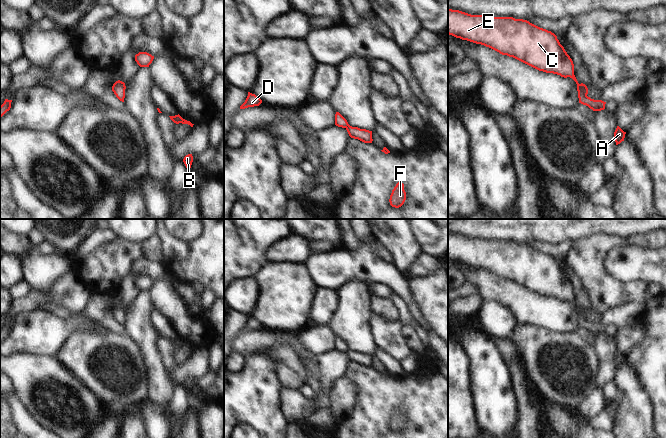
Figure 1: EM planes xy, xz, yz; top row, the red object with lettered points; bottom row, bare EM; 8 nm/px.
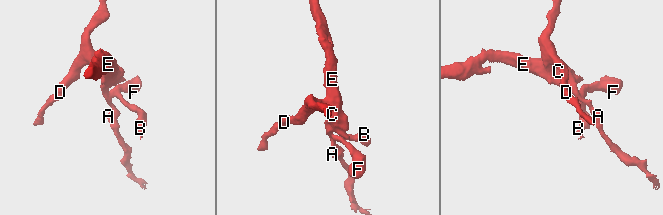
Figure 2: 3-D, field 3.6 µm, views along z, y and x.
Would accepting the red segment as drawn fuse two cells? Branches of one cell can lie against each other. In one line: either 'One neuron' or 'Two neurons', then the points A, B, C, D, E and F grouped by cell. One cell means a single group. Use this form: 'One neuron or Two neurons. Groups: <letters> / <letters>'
Two neurons. Groups: A C D E / B F

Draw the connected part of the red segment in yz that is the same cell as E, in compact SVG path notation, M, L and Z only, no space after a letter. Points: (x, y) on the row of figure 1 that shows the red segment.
M448 9L448 34L489 47L502 55L513 57L539 71L557 74L564 78L570 77L577 84L579 103L588 106L593 111L605 109L606 102L591 99L579 89L579 83L574 75L573 61L560 44L557 36L551 31L540 28L523 19L485 17Z

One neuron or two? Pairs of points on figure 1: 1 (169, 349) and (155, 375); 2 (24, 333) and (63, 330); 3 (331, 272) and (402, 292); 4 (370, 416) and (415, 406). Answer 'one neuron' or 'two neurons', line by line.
1: two neurons
2: one neuron
3: one neuron
4: one neuron

